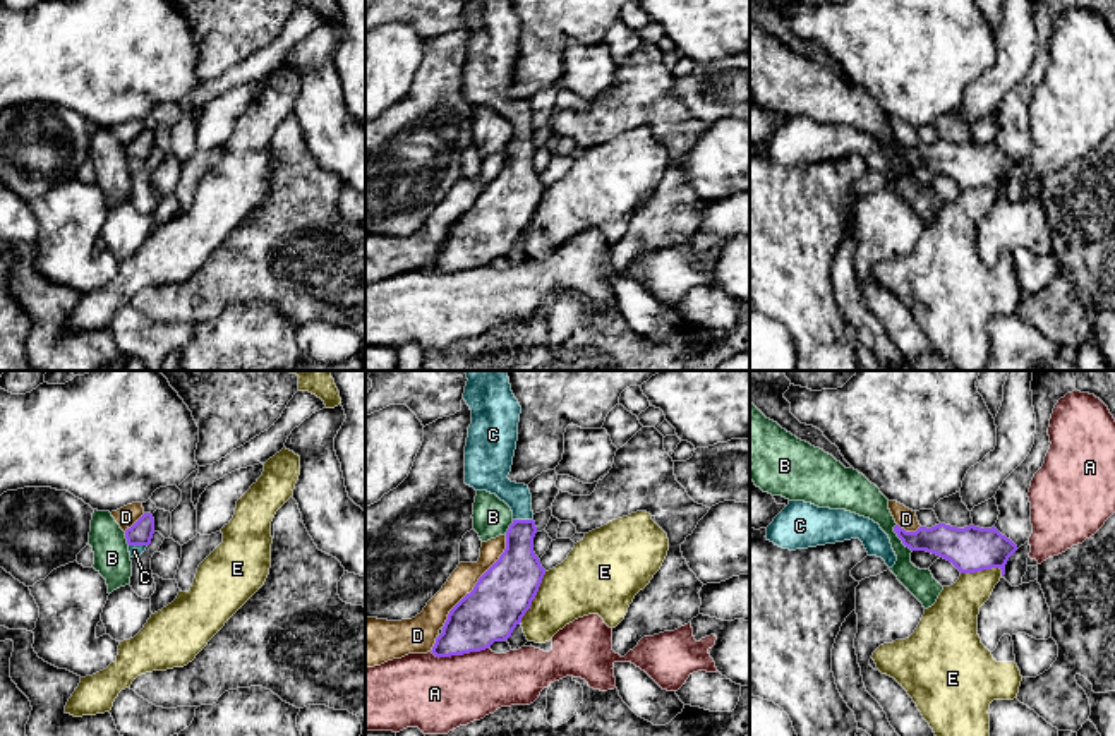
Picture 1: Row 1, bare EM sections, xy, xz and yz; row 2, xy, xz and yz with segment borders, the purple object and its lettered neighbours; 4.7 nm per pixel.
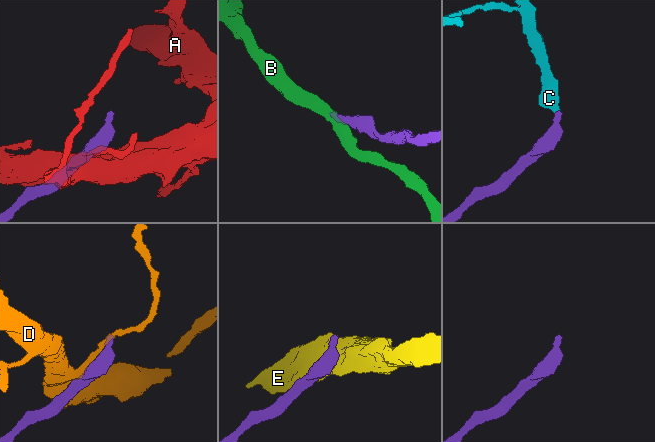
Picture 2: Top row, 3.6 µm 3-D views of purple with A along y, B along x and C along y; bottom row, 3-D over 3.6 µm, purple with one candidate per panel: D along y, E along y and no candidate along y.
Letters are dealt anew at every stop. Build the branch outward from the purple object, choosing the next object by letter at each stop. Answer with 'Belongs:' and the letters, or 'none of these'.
Belongs: C

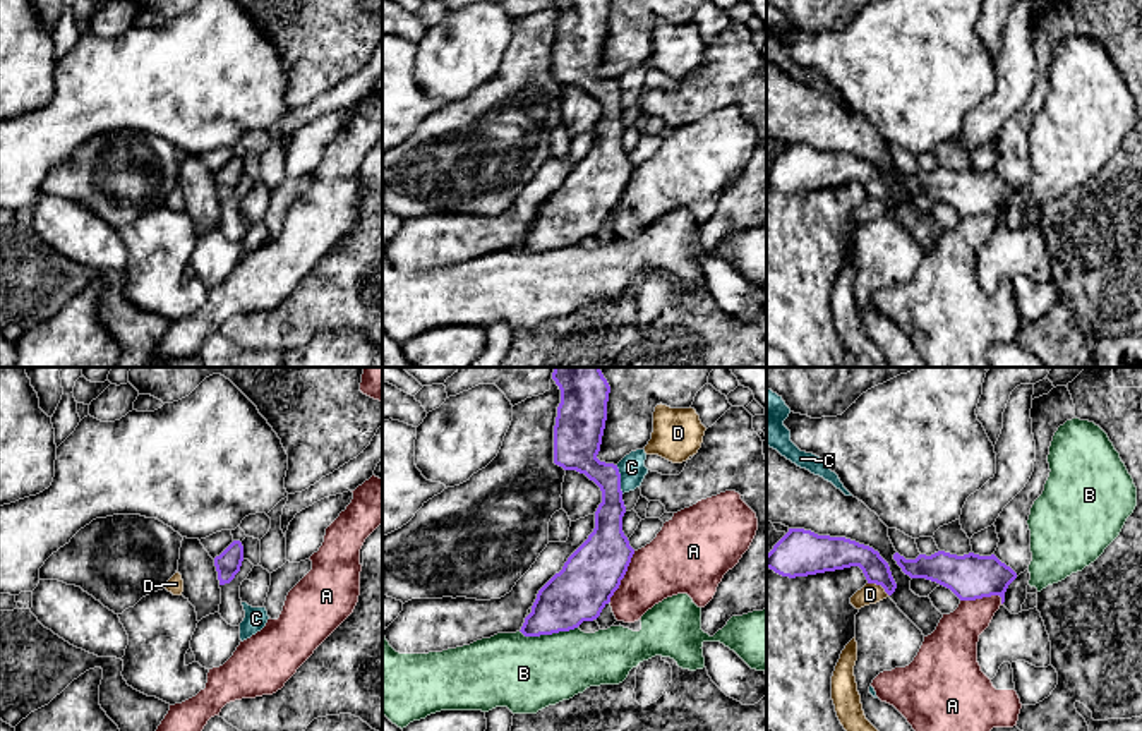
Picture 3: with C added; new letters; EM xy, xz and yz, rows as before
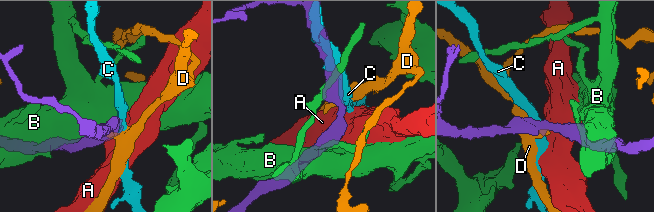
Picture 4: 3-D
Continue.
Belongs: none of these

